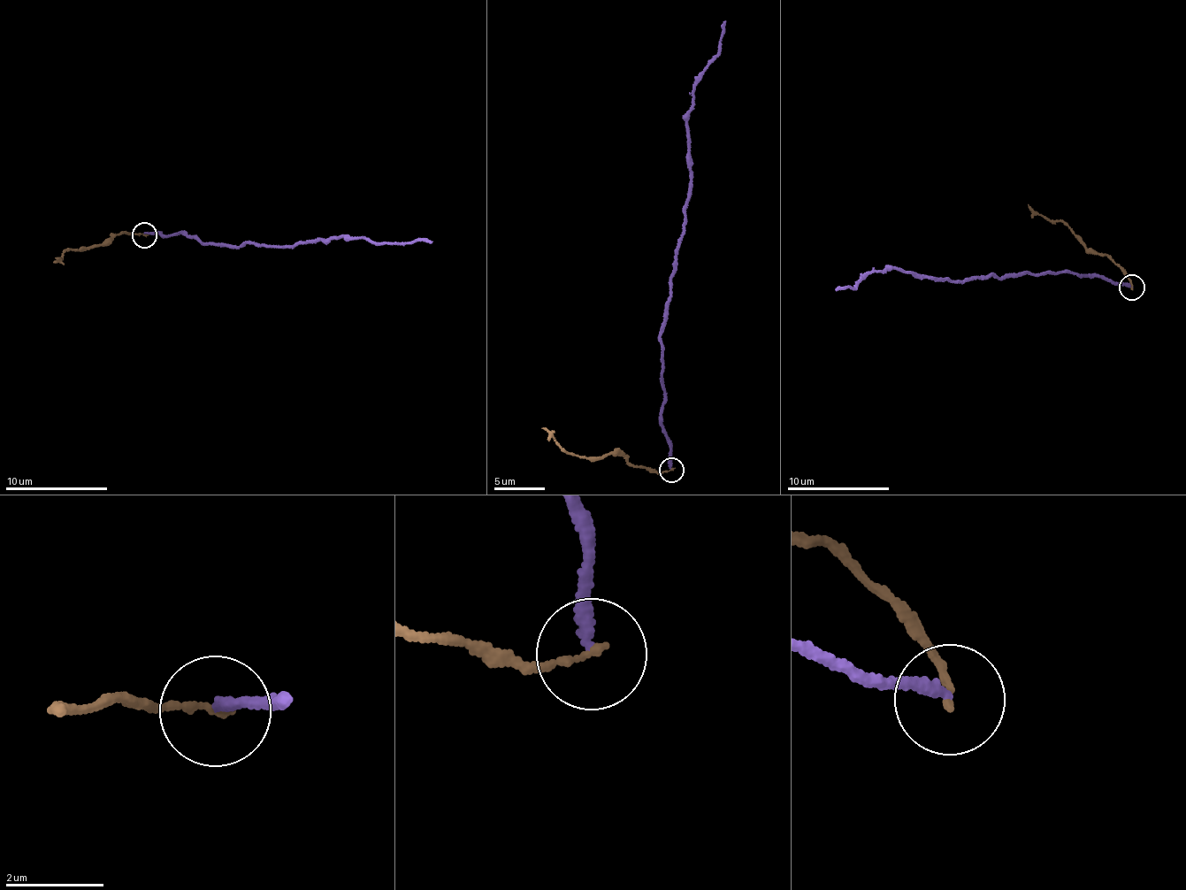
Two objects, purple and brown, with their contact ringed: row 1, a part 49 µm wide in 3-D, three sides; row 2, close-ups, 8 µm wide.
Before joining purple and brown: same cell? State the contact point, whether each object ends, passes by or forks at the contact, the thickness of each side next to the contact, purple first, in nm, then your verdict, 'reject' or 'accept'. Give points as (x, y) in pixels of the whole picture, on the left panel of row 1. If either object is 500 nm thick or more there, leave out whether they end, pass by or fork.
place (144, 234); purple ends; brown ends; calibres 200 and 140 nm; reject

